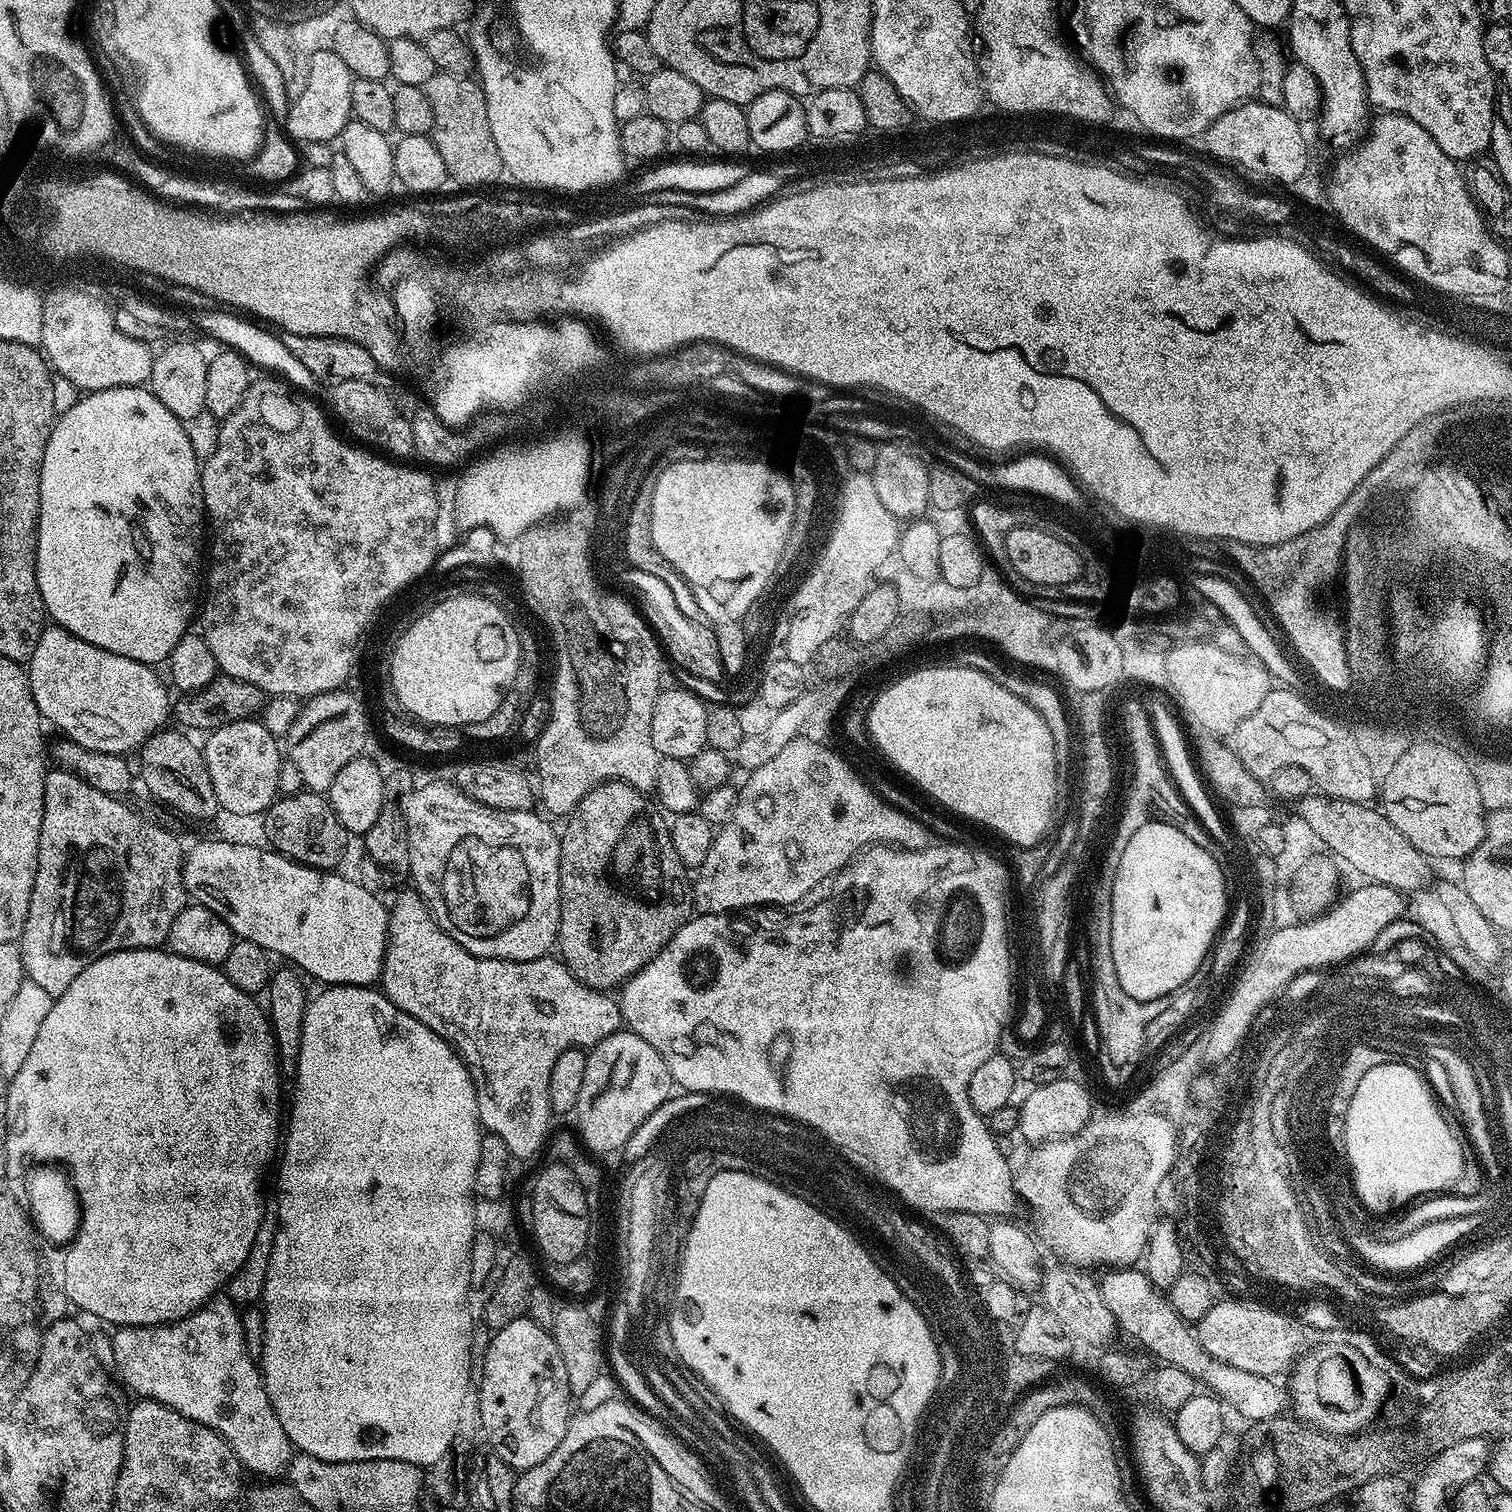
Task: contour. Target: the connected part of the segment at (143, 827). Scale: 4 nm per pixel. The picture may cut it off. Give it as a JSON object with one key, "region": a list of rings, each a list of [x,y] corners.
{"region":[[[59,766],[53,767],[49,771],[44,783],[42,830],[38,838],[38,870],[34,878],[34,890],[30,894],[30,910],[26,918],[26,926],[22,930],[18,943],[22,950],[25,977],[38,982],[38,986],[42,986],[42,990],[46,990],[46,994],[50,994],[54,998],[61,996],[66,990],[66,986],[70,986],[70,982],[74,982],[74,978],[78,978],[78,974],[82,974],[82,970],[86,970],[86,966],[90,966],[90,962],[94,962],[106,954],[135,948],[159,948],[167,945],[170,926],[174,926],[174,918],[178,918],[178,914],[182,914],[182,910],[189,903],[190,897],[182,882],[185,845],[180,845],[179,838],[170,829],[143,820],[134,809],[123,804],[124,802],[123,799],[106,794],[102,790],[94,790],[94,786],[90,786],[90,782],[86,782],[76,772]]]}

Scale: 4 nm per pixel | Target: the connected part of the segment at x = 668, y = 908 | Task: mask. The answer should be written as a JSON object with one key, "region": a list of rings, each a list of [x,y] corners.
{"region":[[[607,780],[605,784],[594,786],[567,817],[568,829],[560,836],[560,925],[555,947],[558,949],[559,959],[563,960],[570,974],[574,974],[578,982],[599,992],[619,989],[631,976],[638,974],[638,970],[642,970],[642,966],[649,964],[660,953],[662,946],[666,946],[666,942],[674,938],[676,931],[689,920],[694,912],[694,900],[690,895],[690,872],[684,867],[683,862],[678,858],[678,853],[674,850],[674,842],[670,838],[668,829],[669,821],[665,813],[651,799],[648,801],[644,796],[647,795],[641,789],[621,780]]]}

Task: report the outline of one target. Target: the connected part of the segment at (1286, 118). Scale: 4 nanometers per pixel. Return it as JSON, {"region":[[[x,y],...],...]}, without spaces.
{"region":[[[1245,102],[1238,105],[1237,108],[1231,108],[1226,114],[1219,116],[1219,118],[1217,118],[1213,124],[1208,127],[1208,131],[1206,133],[1206,139],[1208,139],[1208,152],[1212,156],[1217,156],[1216,160],[1220,162],[1223,162],[1226,158],[1239,159],[1239,165],[1255,168],[1255,170],[1260,172],[1272,173],[1274,176],[1283,177],[1284,180],[1292,180],[1292,177],[1300,175],[1300,172],[1307,176],[1308,169],[1310,167],[1310,161],[1308,161],[1308,144],[1304,141],[1304,132],[1300,128],[1303,128],[1301,121],[1295,120],[1284,107],[1275,108],[1274,106],[1270,106],[1263,102]]]}

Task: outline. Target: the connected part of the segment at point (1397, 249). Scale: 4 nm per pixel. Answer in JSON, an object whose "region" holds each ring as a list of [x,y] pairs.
{"region":[[[1380,112],[1377,117],[1367,125],[1366,135],[1354,150],[1345,151],[1341,155],[1344,157],[1330,168],[1328,178],[1333,182],[1332,200],[1344,220],[1361,236],[1369,237],[1373,244],[1387,249],[1406,264],[1413,263],[1414,258],[1408,253],[1408,248],[1413,248],[1417,261],[1426,258],[1432,260],[1432,264],[1452,264],[1452,260],[1476,256],[1476,260],[1484,260],[1484,264],[1492,260],[1492,268],[1496,268],[1496,272],[1510,272],[1508,252],[1486,227],[1484,217],[1466,190],[1461,165],[1442,154],[1442,146],[1438,146],[1438,142],[1434,142],[1418,122],[1396,112]]]}

